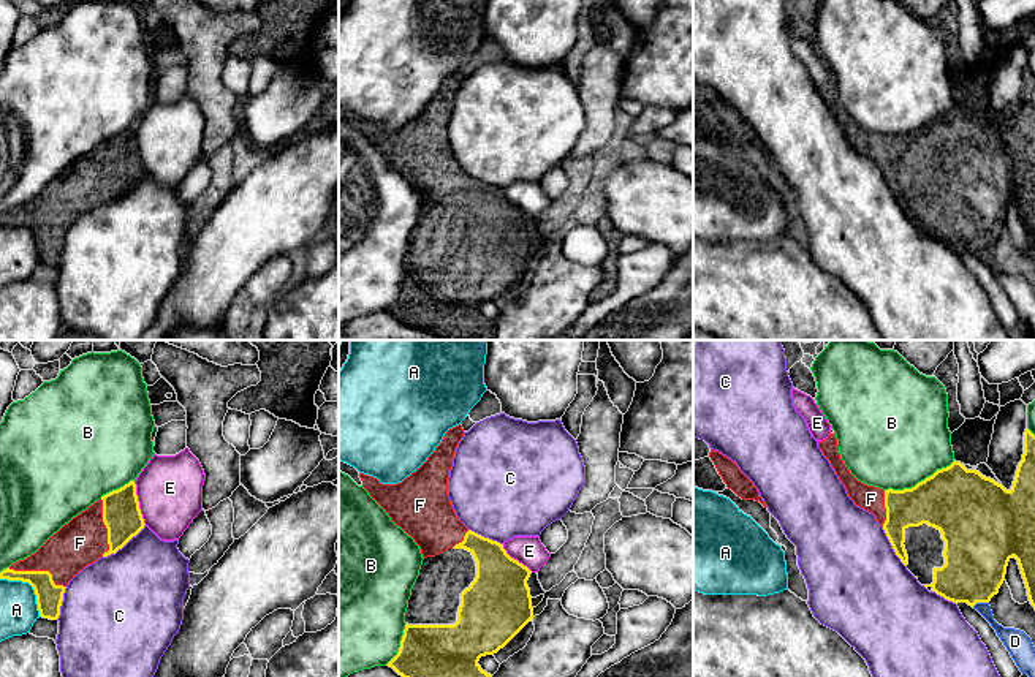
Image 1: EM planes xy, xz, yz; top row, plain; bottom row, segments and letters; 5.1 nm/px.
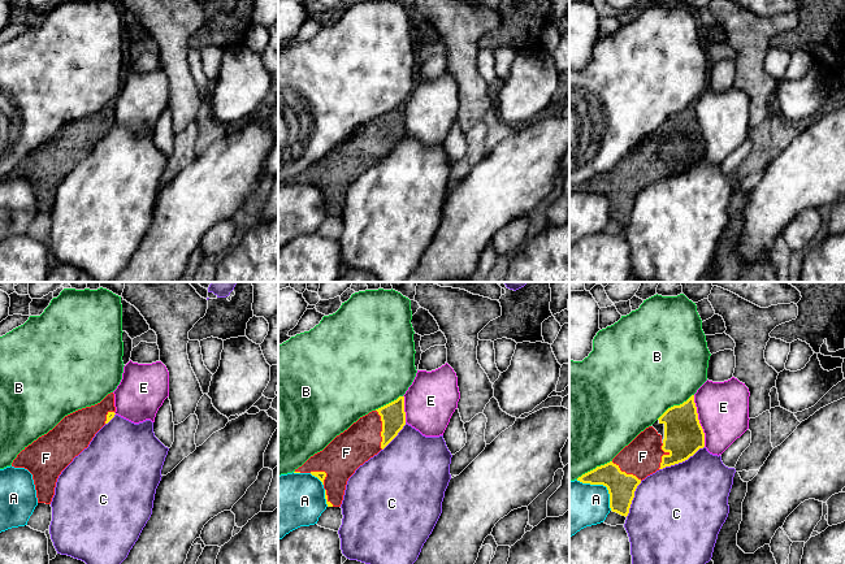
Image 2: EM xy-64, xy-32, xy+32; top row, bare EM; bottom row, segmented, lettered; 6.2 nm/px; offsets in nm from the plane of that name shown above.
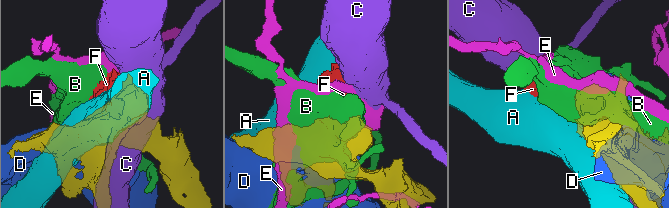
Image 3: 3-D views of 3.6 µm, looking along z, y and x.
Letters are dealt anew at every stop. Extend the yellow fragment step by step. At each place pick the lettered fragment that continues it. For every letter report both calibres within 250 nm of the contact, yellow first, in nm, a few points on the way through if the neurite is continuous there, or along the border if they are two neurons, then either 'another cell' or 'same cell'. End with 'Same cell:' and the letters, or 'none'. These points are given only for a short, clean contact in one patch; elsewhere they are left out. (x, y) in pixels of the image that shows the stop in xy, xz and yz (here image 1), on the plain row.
A: calibres 140 and 190 nm; another cell
B: calibres 360 and 500 nm; another cell
C: calibres 190 and 460 nm; another cell
D: calibres 340 and 100 nm; another cell
E: calibres 190 and 340 nm; another cell
F: calibres 140 and 240 nm; same cell
Same cell: F

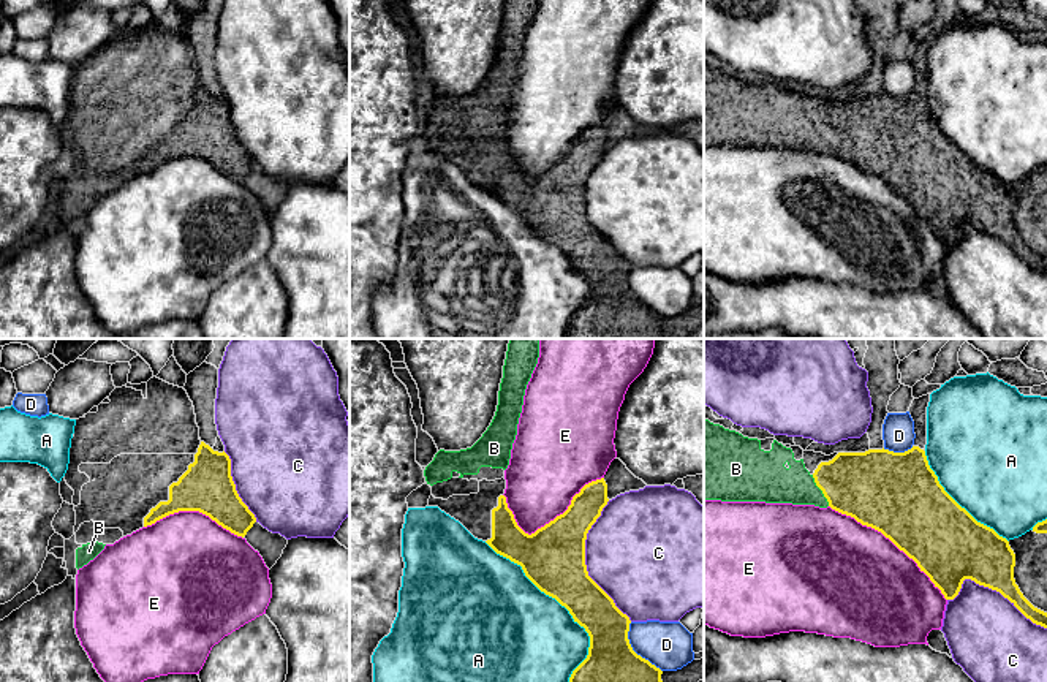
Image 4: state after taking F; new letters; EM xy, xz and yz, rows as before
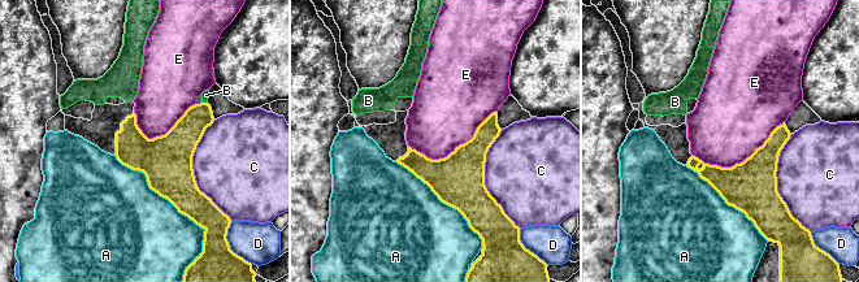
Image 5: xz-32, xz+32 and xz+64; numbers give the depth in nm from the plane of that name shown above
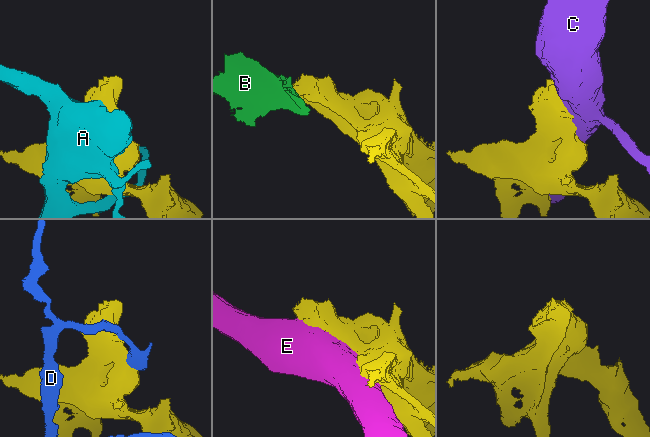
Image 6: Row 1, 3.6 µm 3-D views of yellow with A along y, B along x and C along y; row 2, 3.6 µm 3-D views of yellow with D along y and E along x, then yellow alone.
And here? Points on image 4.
A: calibres 320 and 480 nm; another cell
B: calibres 360 and 200 nm; way yz (870, 132), (821, 135), (774, 128); same cell
C: calibres 320 and 480 nm; another cell
D: calibres 460 and 240 nm; another cell
E: calibres 420 and 500 nm; another cell
Same cell: B

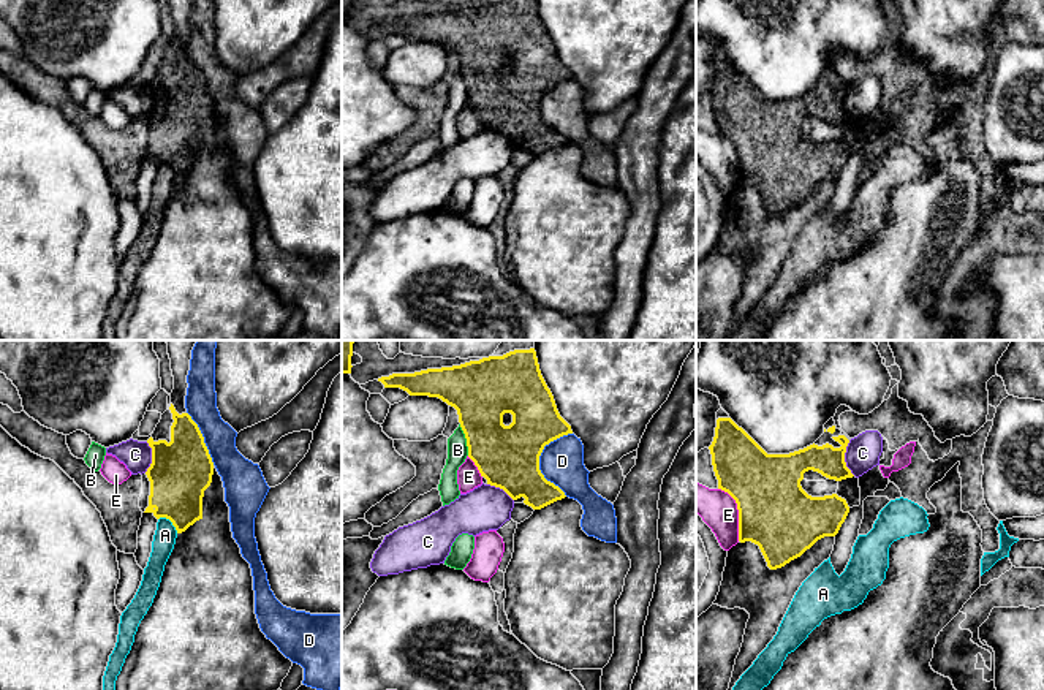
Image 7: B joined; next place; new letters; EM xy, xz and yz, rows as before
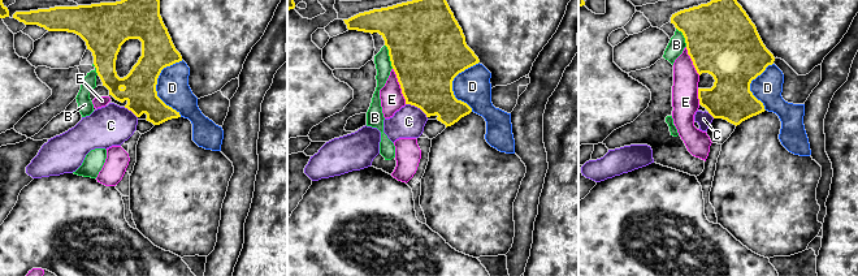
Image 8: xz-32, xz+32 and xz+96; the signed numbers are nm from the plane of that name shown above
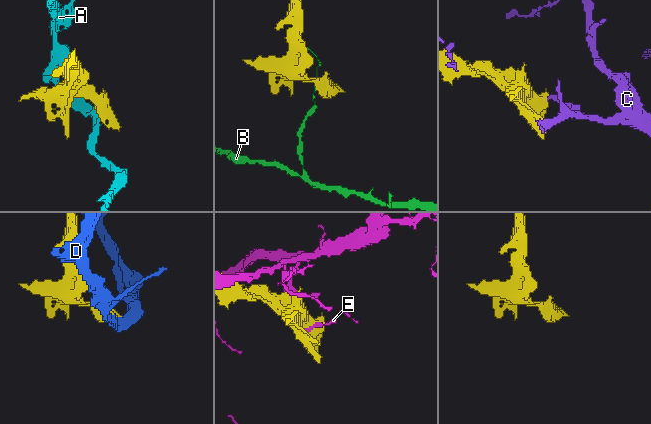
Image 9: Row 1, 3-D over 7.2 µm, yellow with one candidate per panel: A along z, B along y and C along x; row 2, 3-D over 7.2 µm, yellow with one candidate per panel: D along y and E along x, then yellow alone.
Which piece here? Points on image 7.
A: calibres 300 and 110 nm; border xy (158, 163), (166, 163), (177, 178); another cell
B: calibres 320 and 110 nm; border xz (459, 70), (469, 100); another cell
C: calibres 150 and 180 nm; border yz (848, 86), (845, 109), (854, 121); another cell
D: calibres 320 and 220 nm; another cell
E: calibres 380 and 190 nm; another cell
Same cell: none

